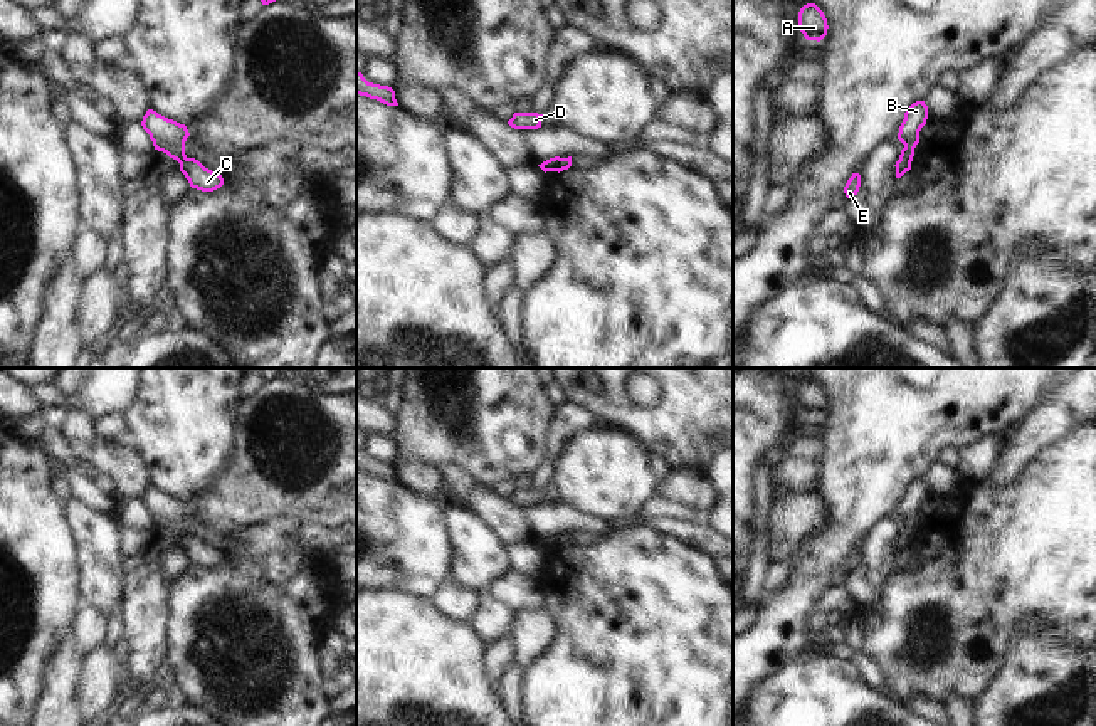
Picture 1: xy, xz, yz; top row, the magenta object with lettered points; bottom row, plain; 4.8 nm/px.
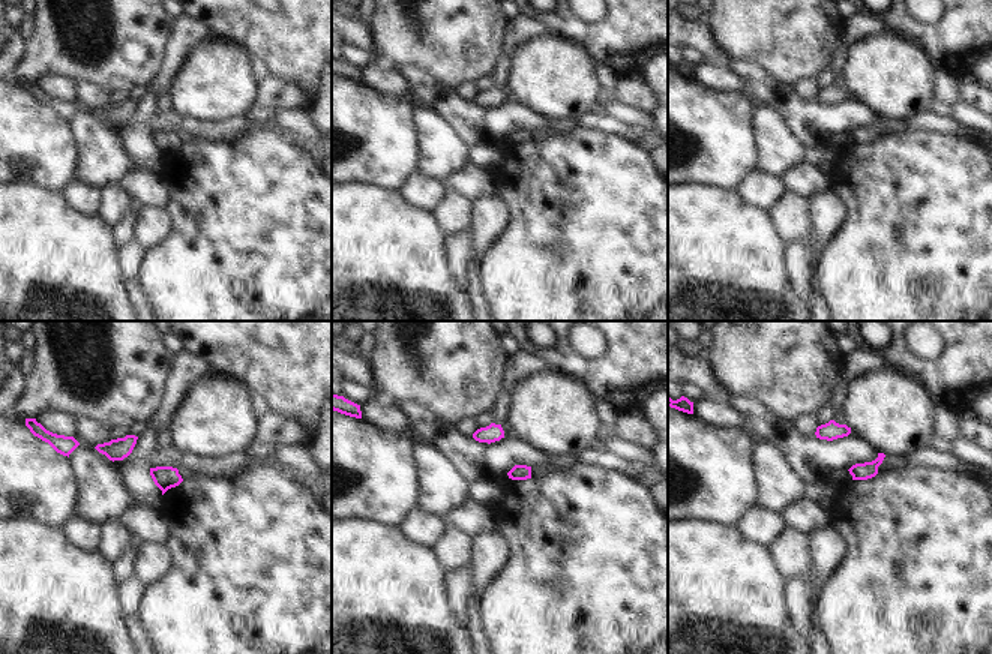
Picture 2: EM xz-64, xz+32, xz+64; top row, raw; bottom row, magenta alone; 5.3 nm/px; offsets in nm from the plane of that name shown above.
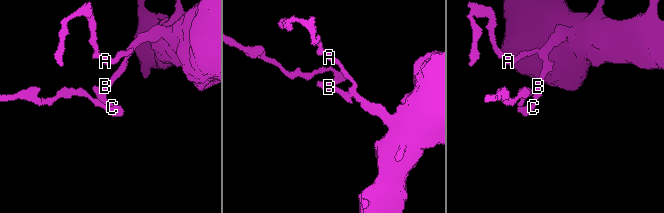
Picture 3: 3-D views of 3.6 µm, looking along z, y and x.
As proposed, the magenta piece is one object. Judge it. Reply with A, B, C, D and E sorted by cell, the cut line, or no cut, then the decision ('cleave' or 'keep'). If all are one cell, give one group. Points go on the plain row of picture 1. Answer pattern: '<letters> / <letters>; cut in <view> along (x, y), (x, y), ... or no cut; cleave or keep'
A B C D E; no cut; keep

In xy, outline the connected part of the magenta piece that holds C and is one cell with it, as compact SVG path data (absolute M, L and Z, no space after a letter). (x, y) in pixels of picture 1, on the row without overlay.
M148 486L143 492L141 502L150 511L155 526L166 529L180 539L180 548L185 551L192 565L213 568L224 561L222 551L185 531L185 518L190 513L185 501Z

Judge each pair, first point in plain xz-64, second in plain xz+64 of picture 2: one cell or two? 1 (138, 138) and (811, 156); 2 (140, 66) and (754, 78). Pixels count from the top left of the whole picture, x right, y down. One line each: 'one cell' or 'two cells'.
1: one cell
2: two cells

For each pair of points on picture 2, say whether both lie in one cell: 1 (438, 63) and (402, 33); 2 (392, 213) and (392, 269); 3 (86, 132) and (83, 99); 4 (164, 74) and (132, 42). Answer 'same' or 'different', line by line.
1: same
2: same
3: different
4: different

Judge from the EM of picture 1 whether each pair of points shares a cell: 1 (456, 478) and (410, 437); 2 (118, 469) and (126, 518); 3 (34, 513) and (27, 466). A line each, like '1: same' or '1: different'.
1: different
2: different
3: same

